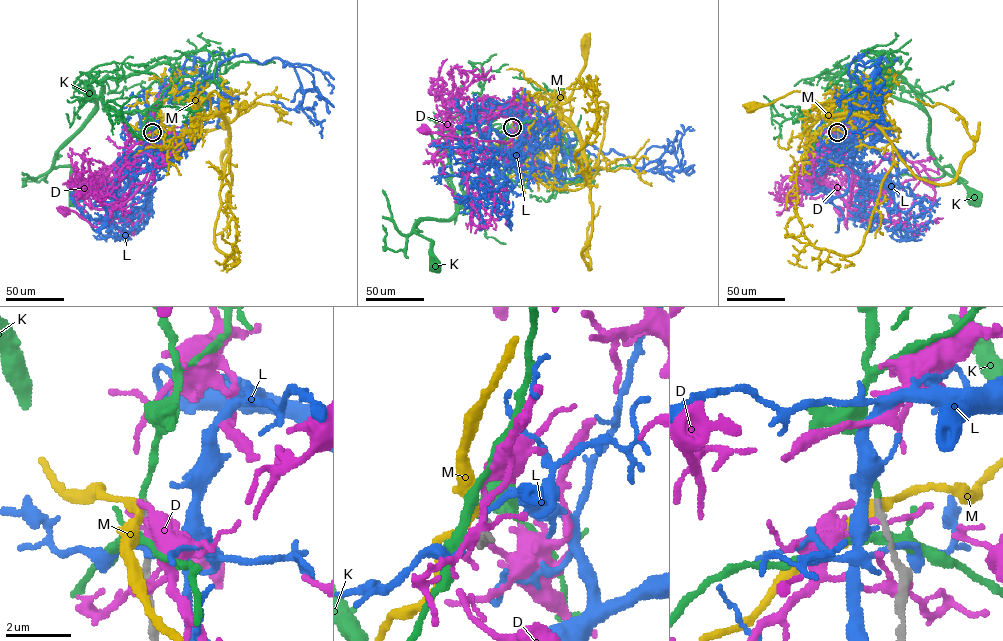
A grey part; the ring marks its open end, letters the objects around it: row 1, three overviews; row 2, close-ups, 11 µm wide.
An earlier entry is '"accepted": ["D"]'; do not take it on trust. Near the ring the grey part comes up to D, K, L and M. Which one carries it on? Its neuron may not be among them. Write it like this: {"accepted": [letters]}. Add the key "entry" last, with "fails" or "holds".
{"accepted": ["K"], "entry": "fails"}

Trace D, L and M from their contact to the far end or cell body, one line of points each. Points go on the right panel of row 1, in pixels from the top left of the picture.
D: (837, 133), (821, 144), (817, 143), (817, 154), (823, 181), (847, 207), (847, 228), (839, 210)
L: (837, 133), (851, 128), (839, 154), (863, 98), (849, 65), (880, 58), (870, 93), (882, 117), (852, 132)
M: (837, 132), (843, 128), (849, 99), (839, 100), (828, 115), (807, 95), (797, 91), (753, 107)

